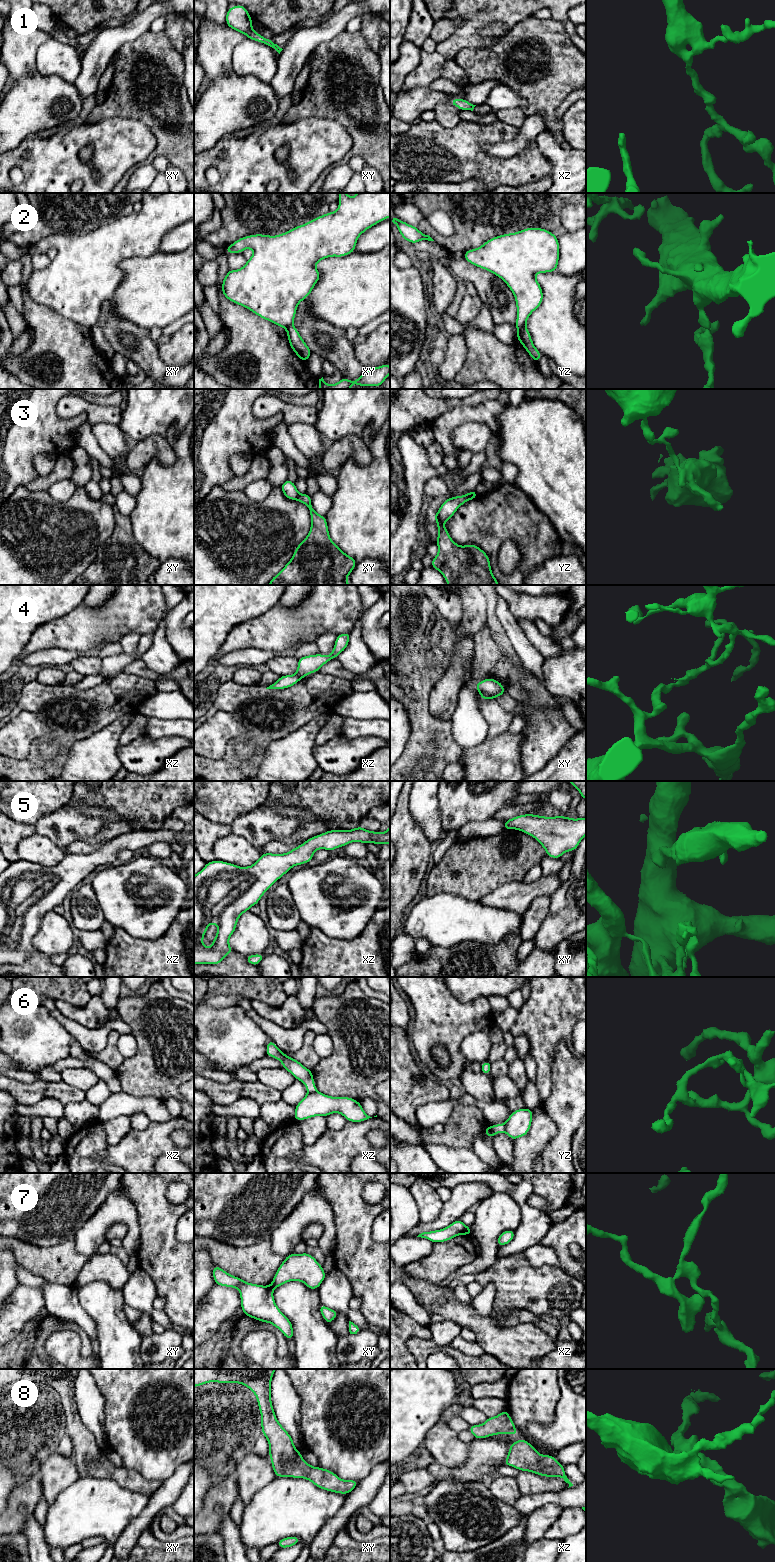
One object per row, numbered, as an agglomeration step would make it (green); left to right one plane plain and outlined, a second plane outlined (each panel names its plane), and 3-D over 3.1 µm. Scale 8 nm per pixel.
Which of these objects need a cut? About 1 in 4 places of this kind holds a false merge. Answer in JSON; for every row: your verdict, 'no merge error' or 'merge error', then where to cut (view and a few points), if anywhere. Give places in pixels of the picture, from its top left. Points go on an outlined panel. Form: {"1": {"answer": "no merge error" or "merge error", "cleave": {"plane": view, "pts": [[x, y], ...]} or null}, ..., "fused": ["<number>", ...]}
{"1": {"answer": "no merge error", "cleave": null}, "2": {"answer": "merge error", "cleave": {"plane": "yz", "pts": [[525, 325], [517, 328]]}}, "3": {"answer": "merge error", "cleave": {"plane": "xy", "pts": [[299, 495], [295, 499]]}}, "4": {"answer": "merge error", "cleave": {"plane": "xy", "pts": [[480, 690], [485, 690], [495, 697]]}}, "5": {"answer": "no merge error", "cleave": null}, "6": {"answer": "merge error", "cleave": {"plane": "yz", "pts": [[502, 1124], [504, 1131]]}}, "7": {"answer": "merge error", "cleave": {"plane": "xy", "pts": [[270, 1285], [274, 1287]]}}, "8": {"answer": "no merge error", "cleave": null}, "fused": ["2", "3", "4", "6", "7"]}

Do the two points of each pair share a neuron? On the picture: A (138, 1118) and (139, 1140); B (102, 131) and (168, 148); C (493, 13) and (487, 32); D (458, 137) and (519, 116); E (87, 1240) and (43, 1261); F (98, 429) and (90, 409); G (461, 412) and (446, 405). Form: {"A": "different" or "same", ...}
{"A": "different", "B": "different", "C": "different", "D": "different", "E": "different", "F": "different", "G": "different"}

